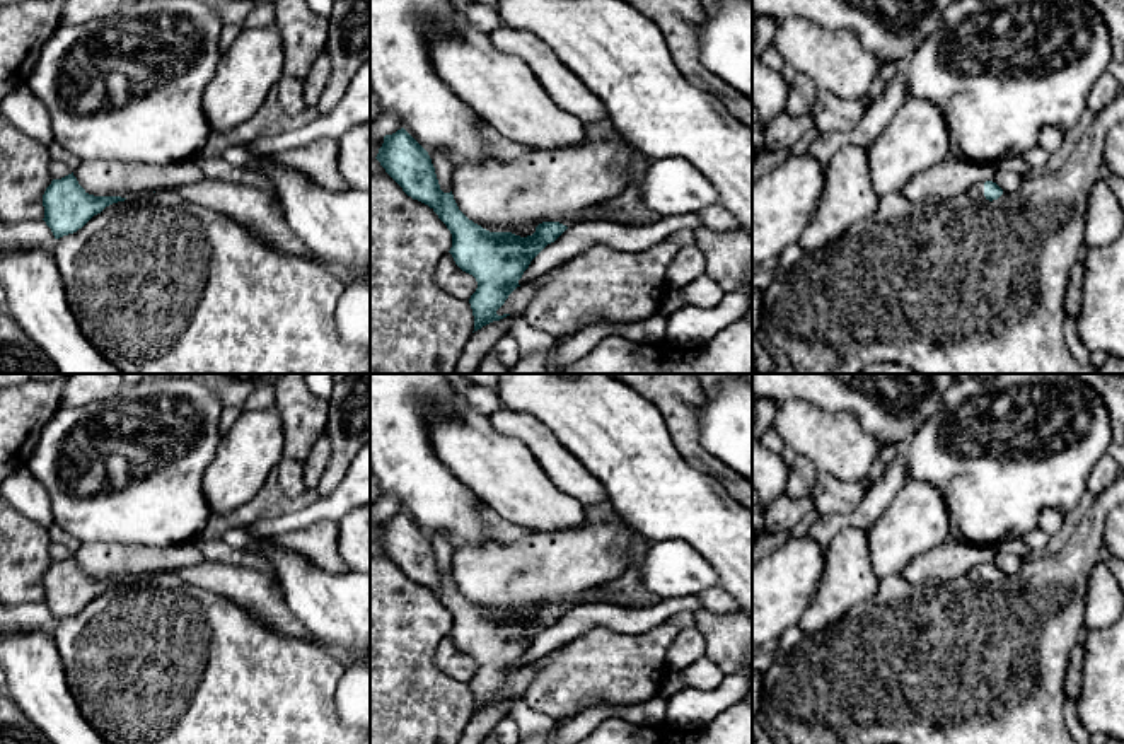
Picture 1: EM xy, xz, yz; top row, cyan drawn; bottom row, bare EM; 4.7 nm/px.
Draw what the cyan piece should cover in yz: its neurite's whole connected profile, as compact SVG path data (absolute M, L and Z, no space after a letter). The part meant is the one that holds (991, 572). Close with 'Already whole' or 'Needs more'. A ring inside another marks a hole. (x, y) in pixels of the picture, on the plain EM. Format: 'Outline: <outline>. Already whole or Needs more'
Outline: M986 563L986 565L979 565L976 568L972 568L969 572L969 577L981 580L981 582L998 582L1003 577L1003 572L993 565L993 563Z. Needs more

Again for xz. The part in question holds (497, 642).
Outline: M404 510L384 519L375 541L408 578L428 587L450 613L449 635L455 647L478 664L478 671L469 681L474 713L510 698L498 698L496 693L520 669L519 662L524 654L548 626L576 606L605 602L605 590L597 587L583 592L576 601L566 602L565 607L542 604L527 619L490 614L459 592L452 573L440 572L428 534Z. Needs more

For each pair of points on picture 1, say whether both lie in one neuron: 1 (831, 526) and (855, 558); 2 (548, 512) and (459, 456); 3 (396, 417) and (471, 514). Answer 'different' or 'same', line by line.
1: different
2: same
3: same

